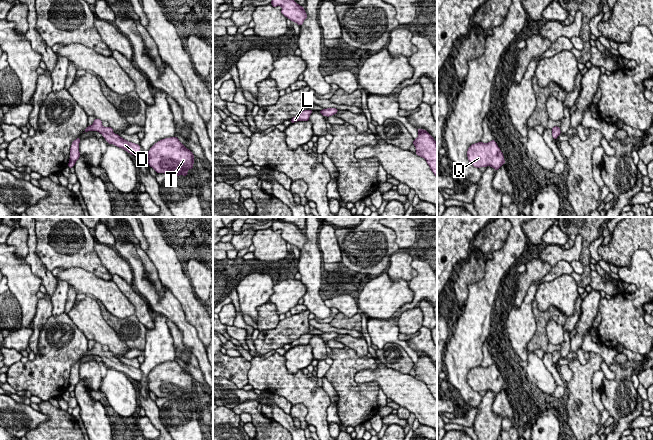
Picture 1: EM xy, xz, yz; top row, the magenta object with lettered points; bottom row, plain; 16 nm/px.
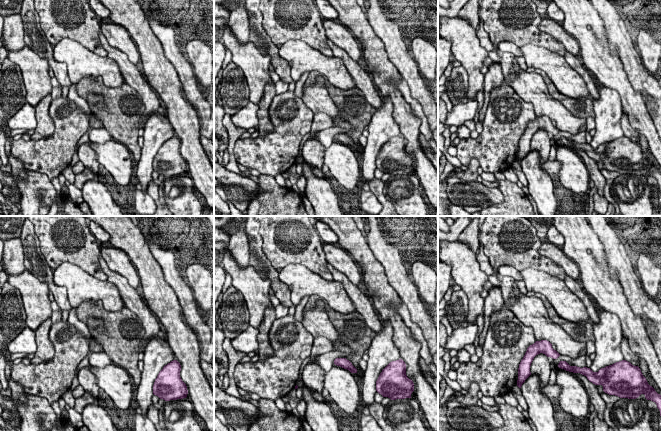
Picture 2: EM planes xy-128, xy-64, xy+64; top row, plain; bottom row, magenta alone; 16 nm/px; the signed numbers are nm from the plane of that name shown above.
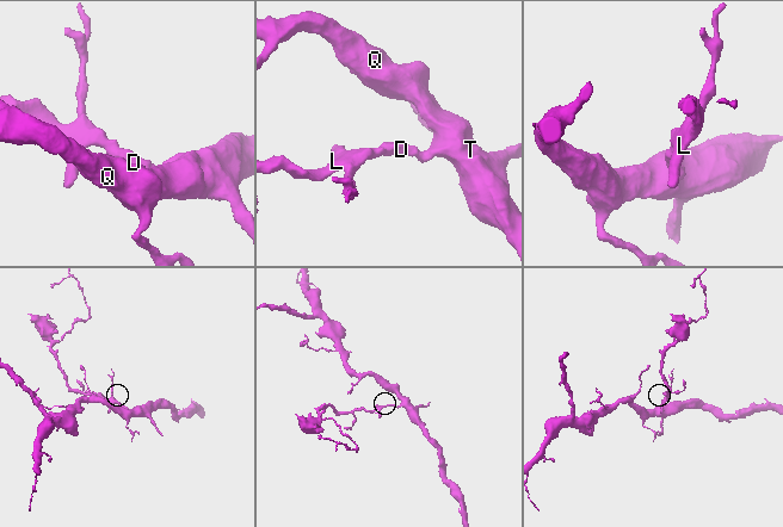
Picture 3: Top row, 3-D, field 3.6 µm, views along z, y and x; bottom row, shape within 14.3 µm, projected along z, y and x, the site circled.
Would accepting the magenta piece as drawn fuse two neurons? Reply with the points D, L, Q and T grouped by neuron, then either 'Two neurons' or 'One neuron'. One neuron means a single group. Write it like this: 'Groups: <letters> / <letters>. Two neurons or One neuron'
Groups: D L Q T. One neuron

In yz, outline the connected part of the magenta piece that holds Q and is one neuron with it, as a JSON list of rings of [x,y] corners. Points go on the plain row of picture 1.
[[[495,364],[488,367],[478,366],[469,370],[467,375],[469,386],[476,392],[491,390],[498,394],[505,388],[503,377]]]

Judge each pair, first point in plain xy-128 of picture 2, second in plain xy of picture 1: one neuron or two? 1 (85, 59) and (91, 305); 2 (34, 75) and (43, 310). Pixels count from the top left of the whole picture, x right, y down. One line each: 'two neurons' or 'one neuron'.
1: two neurons
2: two neurons

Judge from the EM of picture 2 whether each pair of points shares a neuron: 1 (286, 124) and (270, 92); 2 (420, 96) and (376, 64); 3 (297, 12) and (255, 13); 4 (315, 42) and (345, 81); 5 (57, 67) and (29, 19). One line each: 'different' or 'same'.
1: different
2: different
3: different
4: different
5: same

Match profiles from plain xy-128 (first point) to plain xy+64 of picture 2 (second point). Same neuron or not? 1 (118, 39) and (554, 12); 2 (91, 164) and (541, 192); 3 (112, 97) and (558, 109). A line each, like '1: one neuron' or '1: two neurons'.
1: two neurons
2: two neurons
3: two neurons

